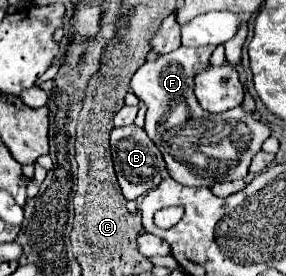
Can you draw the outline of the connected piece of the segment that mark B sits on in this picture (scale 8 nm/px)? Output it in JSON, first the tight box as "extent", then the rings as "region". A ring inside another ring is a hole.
{"extent":[111,125,165,201],"region":[[[137,125],[113,129],[111,131],[111,155],[113,155],[113,163],[115,163],[117,181],[121,185],[125,199],[129,199],[129,201],[137,199],[161,183],[163,171],[165,171],[165,161],[163,161],[161,151],[157,149],[157,145],[147,137],[145,129],[137,127]]]}

